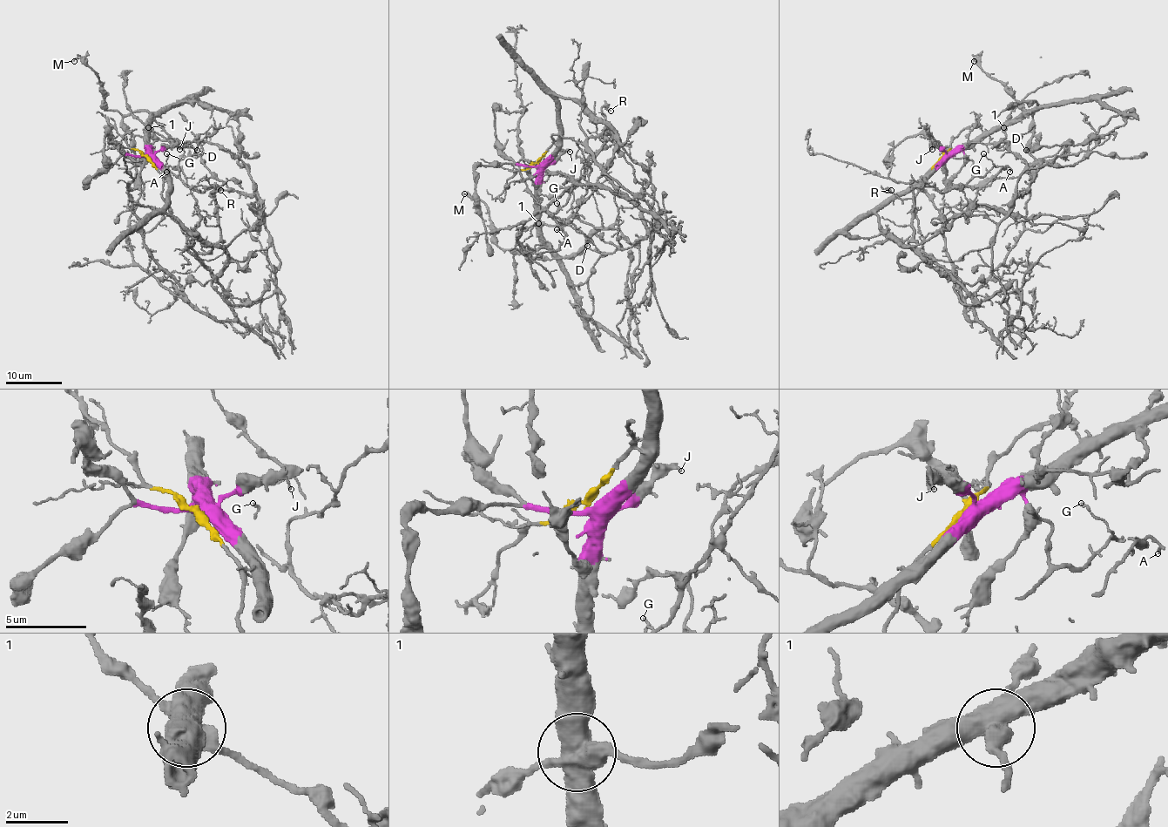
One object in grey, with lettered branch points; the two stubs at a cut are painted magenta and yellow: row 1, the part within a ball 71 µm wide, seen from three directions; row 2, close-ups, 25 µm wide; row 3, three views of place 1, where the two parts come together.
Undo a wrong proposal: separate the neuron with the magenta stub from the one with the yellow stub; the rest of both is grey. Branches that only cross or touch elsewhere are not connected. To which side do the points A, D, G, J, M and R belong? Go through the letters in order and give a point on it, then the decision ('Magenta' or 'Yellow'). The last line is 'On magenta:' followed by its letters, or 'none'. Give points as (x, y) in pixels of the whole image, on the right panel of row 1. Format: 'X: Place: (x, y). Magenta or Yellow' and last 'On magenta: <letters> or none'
A: Place: (1009, 172). Yellow
D: Place: (1026, 150). Magenta
G: Place: (983, 153). Yellow
J: Place: (932, 149). Magenta
M: Place: (974, 61). Magenta
R: Place: (891, 190). Yellow
On magenta: D, J, M

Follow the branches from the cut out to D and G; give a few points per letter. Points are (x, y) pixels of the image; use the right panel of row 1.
D: (946, 156), (972, 148), (988, 135), (1014, 124), (1028, 111), (1032, 111), (1032, 135), (1039, 139), (1025, 151)
G: (946, 156), (914, 201), (923, 236), (916, 253), (909, 245), (914, 190), (962, 187), (993, 166), (983, 153)

